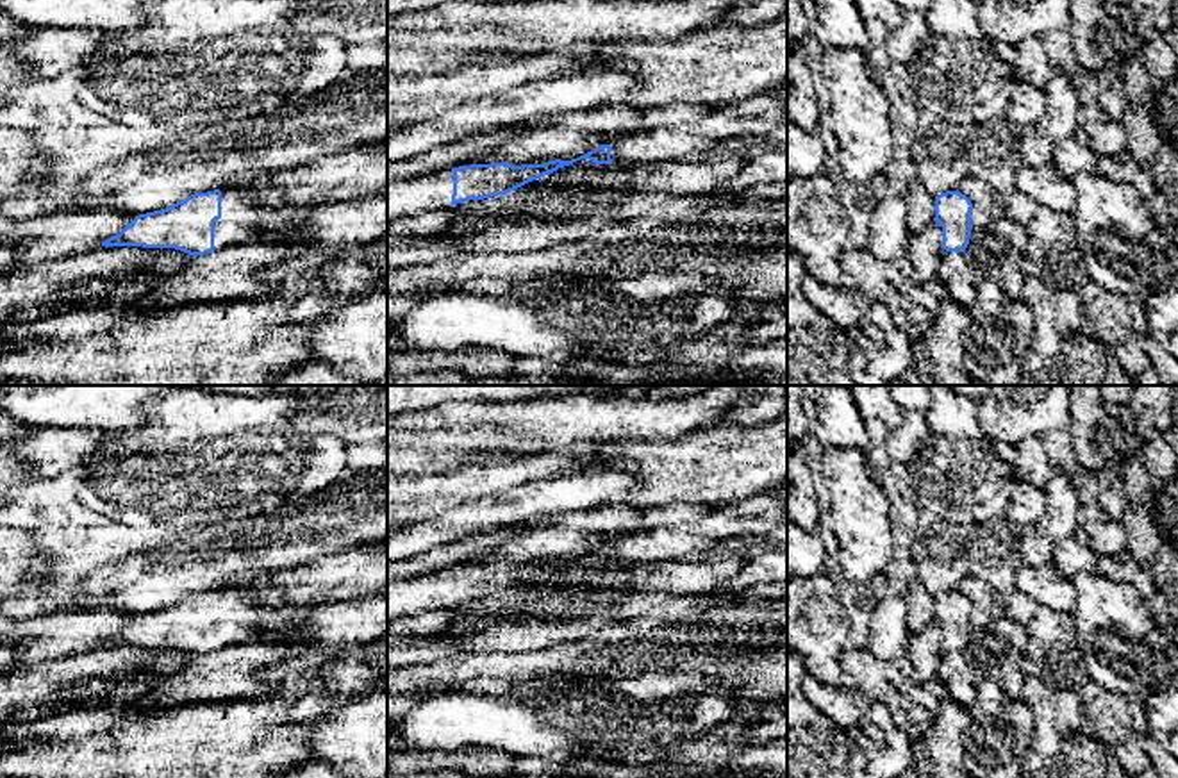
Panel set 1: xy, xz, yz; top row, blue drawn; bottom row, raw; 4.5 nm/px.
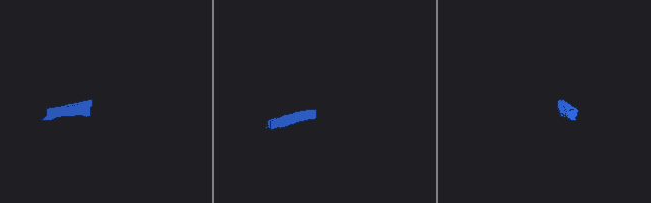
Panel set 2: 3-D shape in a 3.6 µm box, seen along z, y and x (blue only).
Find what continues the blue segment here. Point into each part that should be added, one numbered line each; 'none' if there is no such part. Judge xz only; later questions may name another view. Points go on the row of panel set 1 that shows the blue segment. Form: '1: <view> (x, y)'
1: xz (429, 193)

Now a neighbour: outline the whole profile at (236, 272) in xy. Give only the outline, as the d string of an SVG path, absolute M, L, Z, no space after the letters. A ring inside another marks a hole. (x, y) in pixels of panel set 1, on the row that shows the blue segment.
M252 241L196 255L189 266L159 282L136 305L168 310L191 303L266 298L275 291L262 280L264 271L270 266L294 266L311 250L307 243Z

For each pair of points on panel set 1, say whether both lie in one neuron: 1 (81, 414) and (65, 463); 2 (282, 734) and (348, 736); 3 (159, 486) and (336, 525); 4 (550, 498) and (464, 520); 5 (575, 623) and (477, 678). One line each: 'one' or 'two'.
1: two
2: two
3: one
4: one
5: two

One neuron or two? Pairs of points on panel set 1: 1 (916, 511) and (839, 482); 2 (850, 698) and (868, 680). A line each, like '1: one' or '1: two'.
1: two
2: two

